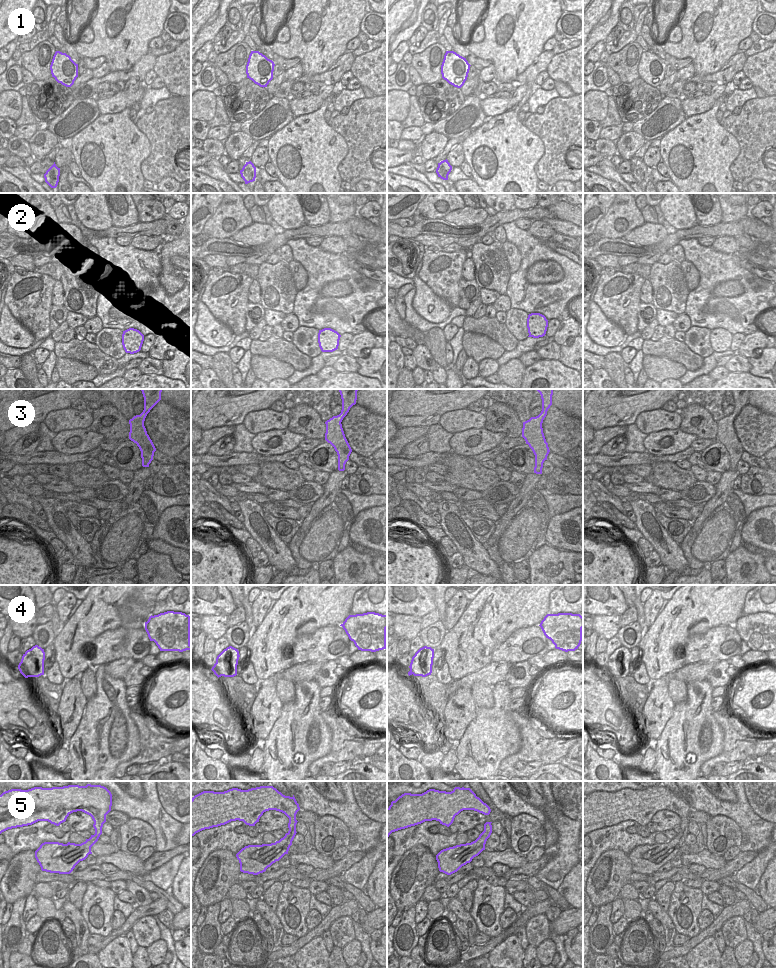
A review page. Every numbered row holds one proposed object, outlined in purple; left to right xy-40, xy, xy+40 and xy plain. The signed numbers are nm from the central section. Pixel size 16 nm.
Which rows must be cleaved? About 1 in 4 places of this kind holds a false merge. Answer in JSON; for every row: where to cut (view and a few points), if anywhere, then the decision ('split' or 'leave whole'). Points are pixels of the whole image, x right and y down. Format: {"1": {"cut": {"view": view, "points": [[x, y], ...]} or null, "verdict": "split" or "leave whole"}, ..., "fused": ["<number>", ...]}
{"1": {"cut": null, "verdict": "leave whole"}, "2": {"cut": null, "verdict": "leave whole"}, "3": {"cut": {"view": "xy-40", "points": [[130, 432], [129, 438]]}, "verdict": "split"}, "4": {"cut": null, "verdict": "leave whole"}, "5": {"cut": null, "verdict": "leave whole"}, "fused": ["3"]}

